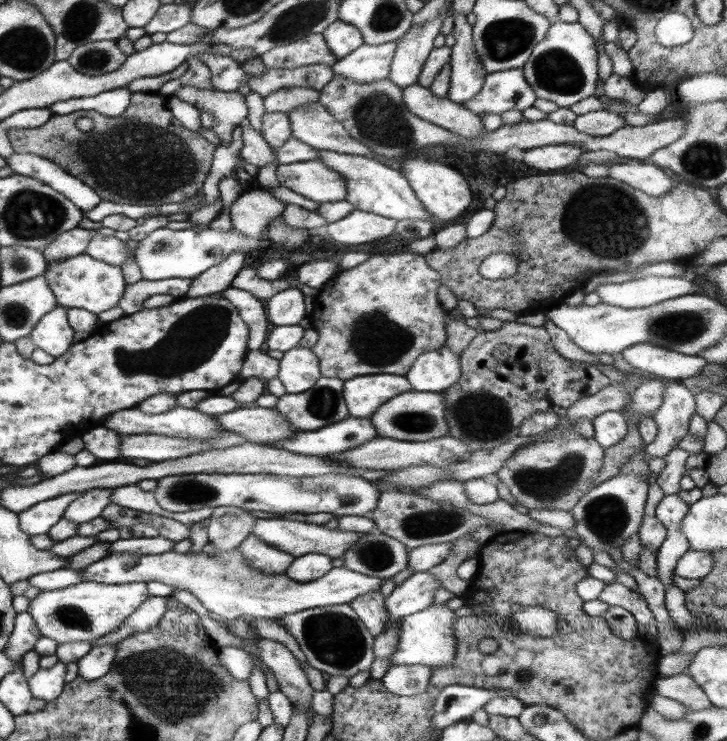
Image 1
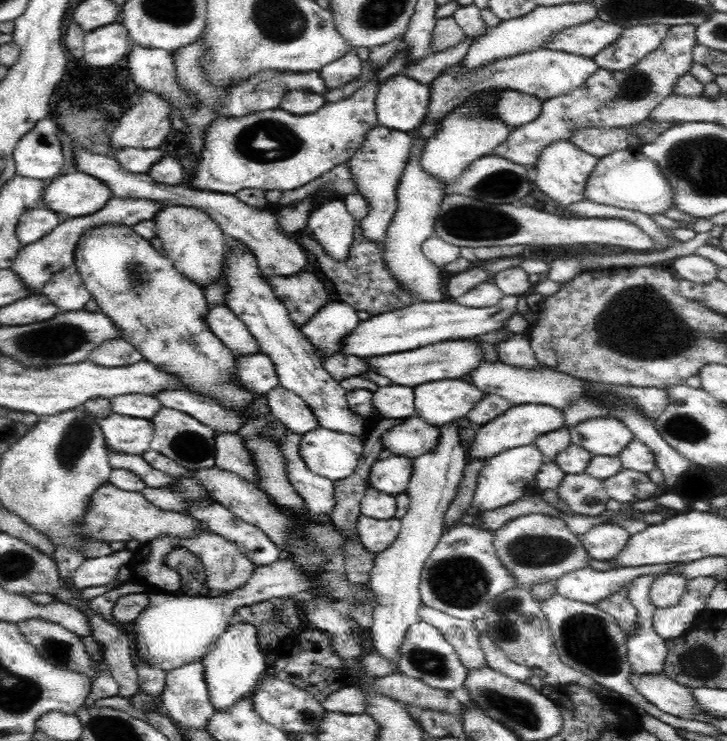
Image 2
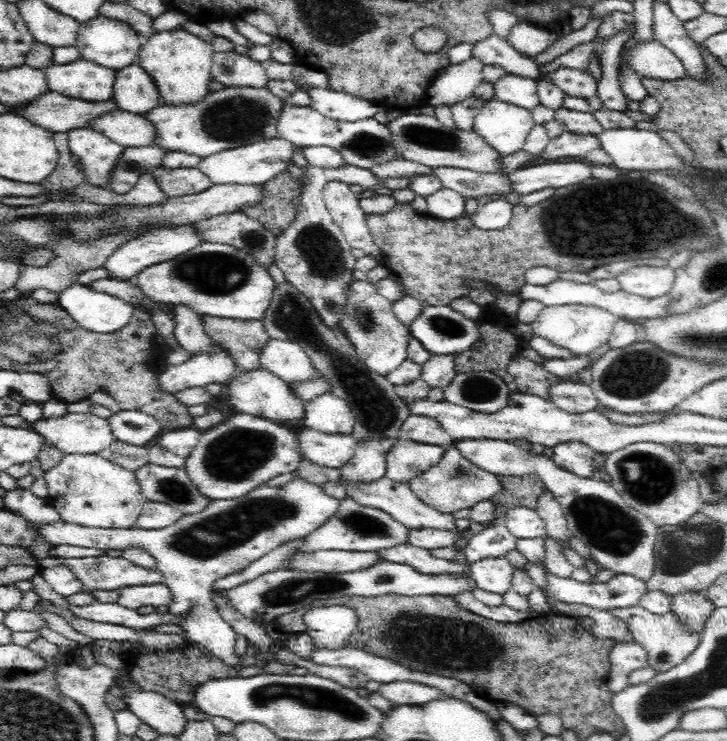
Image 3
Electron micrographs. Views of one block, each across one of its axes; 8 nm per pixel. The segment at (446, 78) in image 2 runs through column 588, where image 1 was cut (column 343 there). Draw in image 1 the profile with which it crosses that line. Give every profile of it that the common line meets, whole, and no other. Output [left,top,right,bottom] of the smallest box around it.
[332,41,398,84]

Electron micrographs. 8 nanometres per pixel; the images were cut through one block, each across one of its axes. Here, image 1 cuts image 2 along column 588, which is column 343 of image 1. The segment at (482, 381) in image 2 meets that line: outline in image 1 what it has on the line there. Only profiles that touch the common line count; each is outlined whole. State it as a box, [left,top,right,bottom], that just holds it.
[342,373,411,419]

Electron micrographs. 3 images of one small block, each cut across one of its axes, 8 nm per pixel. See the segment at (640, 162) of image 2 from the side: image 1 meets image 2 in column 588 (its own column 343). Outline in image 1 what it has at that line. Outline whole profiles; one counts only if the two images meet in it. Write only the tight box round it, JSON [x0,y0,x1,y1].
[275,159,347,205]

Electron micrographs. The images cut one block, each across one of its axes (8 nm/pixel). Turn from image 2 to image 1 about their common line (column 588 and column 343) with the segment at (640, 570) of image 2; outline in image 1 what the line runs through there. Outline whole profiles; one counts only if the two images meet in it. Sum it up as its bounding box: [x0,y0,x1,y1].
[77,548,382,626]

